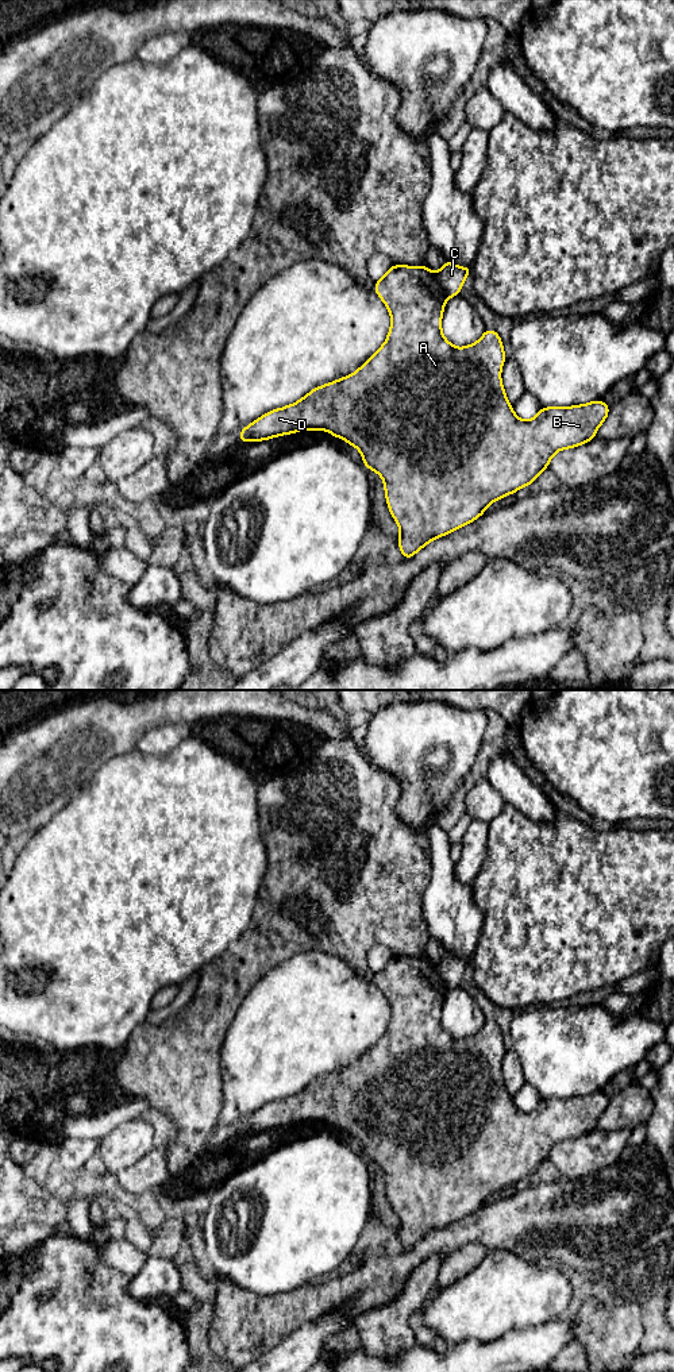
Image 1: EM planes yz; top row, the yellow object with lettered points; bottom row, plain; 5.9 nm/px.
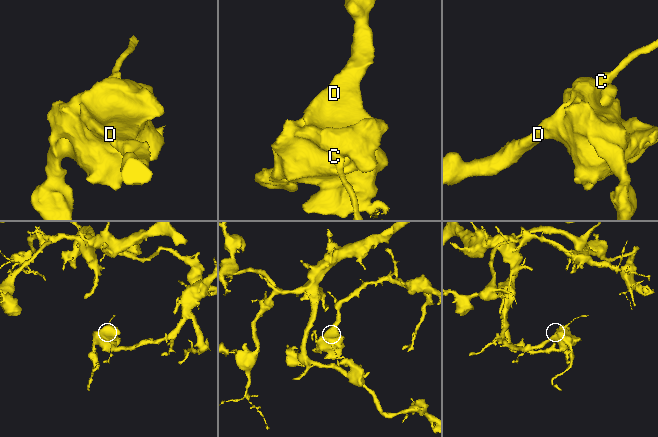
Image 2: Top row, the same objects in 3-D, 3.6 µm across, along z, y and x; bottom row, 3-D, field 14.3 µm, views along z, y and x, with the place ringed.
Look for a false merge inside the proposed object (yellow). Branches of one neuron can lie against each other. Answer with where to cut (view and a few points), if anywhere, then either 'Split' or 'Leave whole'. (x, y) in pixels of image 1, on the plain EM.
No split. Leave whole

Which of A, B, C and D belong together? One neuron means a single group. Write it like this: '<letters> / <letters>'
A B C D

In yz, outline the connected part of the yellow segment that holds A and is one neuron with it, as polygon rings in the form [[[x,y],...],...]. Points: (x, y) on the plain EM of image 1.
[[[444,952],[438,966],[424,956],[392,956],[374,983],[386,997],[392,1017],[385,1034],[353,1065],[317,1078],[294,1095],[273,1101],[238,1125],[238,1133],[271,1132],[301,1121],[324,1121],[359,1141],[363,1157],[384,1171],[390,1207],[400,1219],[396,1230],[404,1250],[424,1240],[434,1230],[475,1213],[486,1199],[504,1187],[515,1186],[550,1157],[555,1144],[582,1137],[597,1129],[597,1119],[609,1106],[609,1097],[596,1091],[574,1098],[540,1099],[532,1111],[520,1111],[505,1087],[501,1059],[507,1051],[501,1029],[485,1021],[481,1030],[458,1040],[442,1025],[442,1006],[448,988],[459,987],[473,957],[459,959]]]

